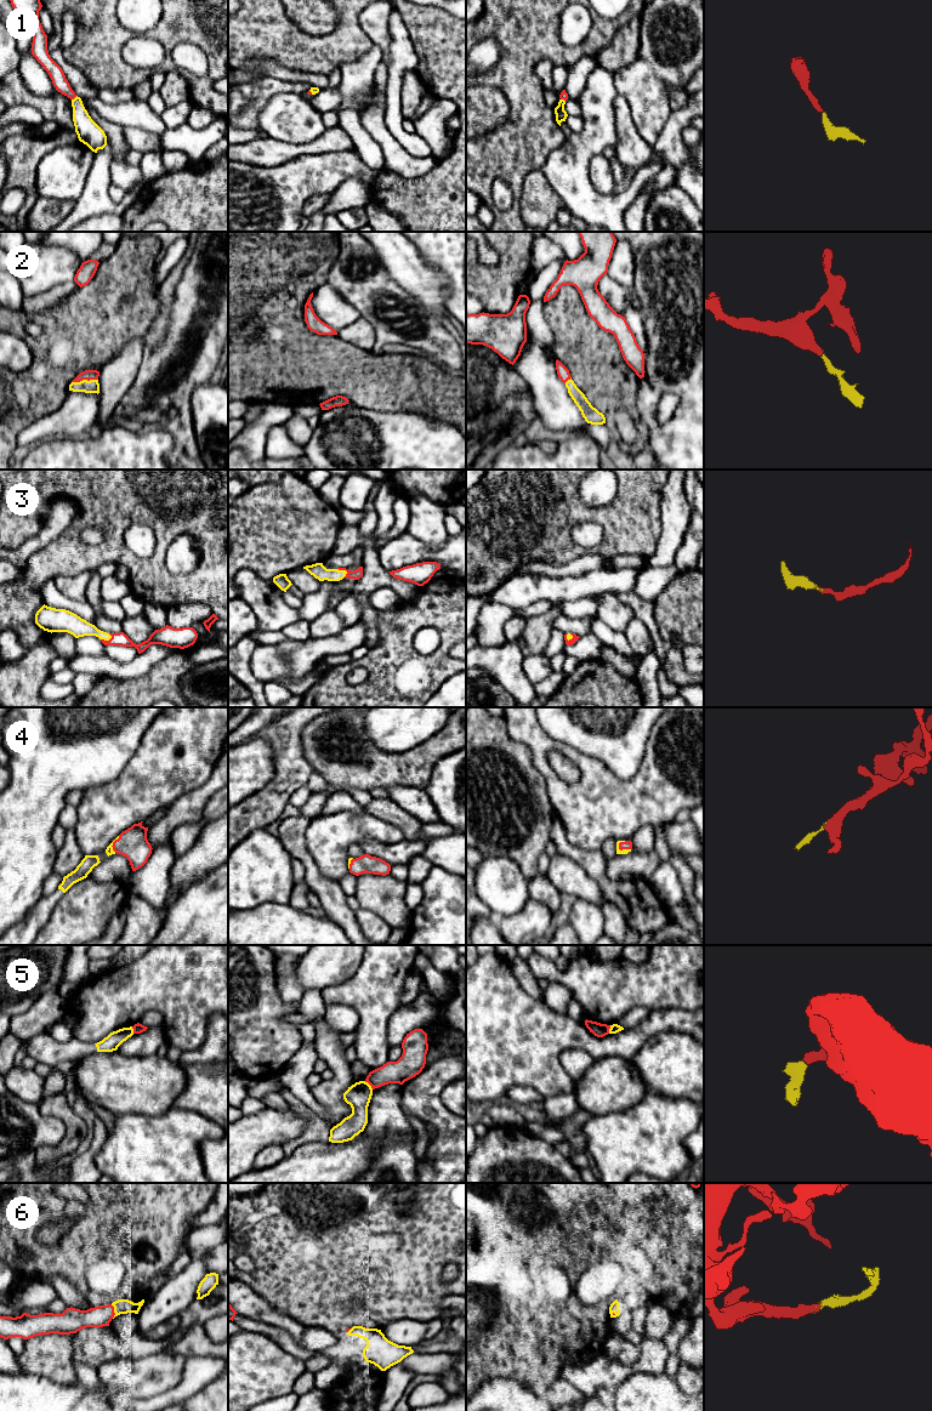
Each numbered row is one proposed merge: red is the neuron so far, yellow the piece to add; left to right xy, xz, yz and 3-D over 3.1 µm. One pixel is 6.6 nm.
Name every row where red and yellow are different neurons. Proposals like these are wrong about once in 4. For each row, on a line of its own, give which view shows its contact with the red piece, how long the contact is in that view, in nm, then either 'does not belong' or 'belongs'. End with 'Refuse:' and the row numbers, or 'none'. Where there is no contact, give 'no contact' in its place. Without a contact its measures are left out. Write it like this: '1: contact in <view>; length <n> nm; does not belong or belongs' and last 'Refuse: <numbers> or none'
1: contact in xy; length 50 nm; belongs
2: contact in xy; length 180 nm; belongs
3: contact in xy; length 80 nm; belongs
4: contact in yz; length 100 nm; belongs
5: contact in xz; length 80 nm; does not belong
6: contact in xy; length 100 nm; belongs
Refuse: 5

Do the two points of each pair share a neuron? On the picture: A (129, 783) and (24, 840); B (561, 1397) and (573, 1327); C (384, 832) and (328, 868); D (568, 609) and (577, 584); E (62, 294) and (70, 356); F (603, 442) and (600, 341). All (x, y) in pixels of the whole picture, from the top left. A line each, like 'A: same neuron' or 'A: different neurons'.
A: different neurons
B: different neurons
C: same neuron
D: different neurons
E: different neurons
F: different neurons

